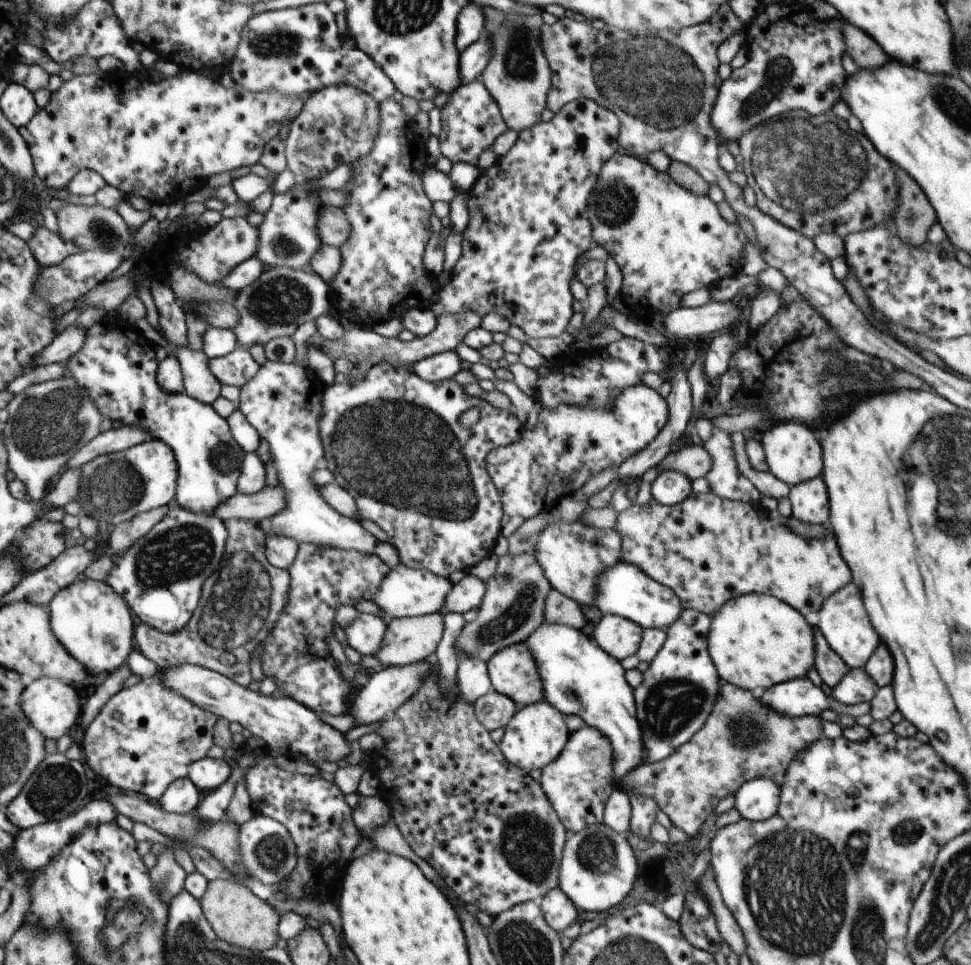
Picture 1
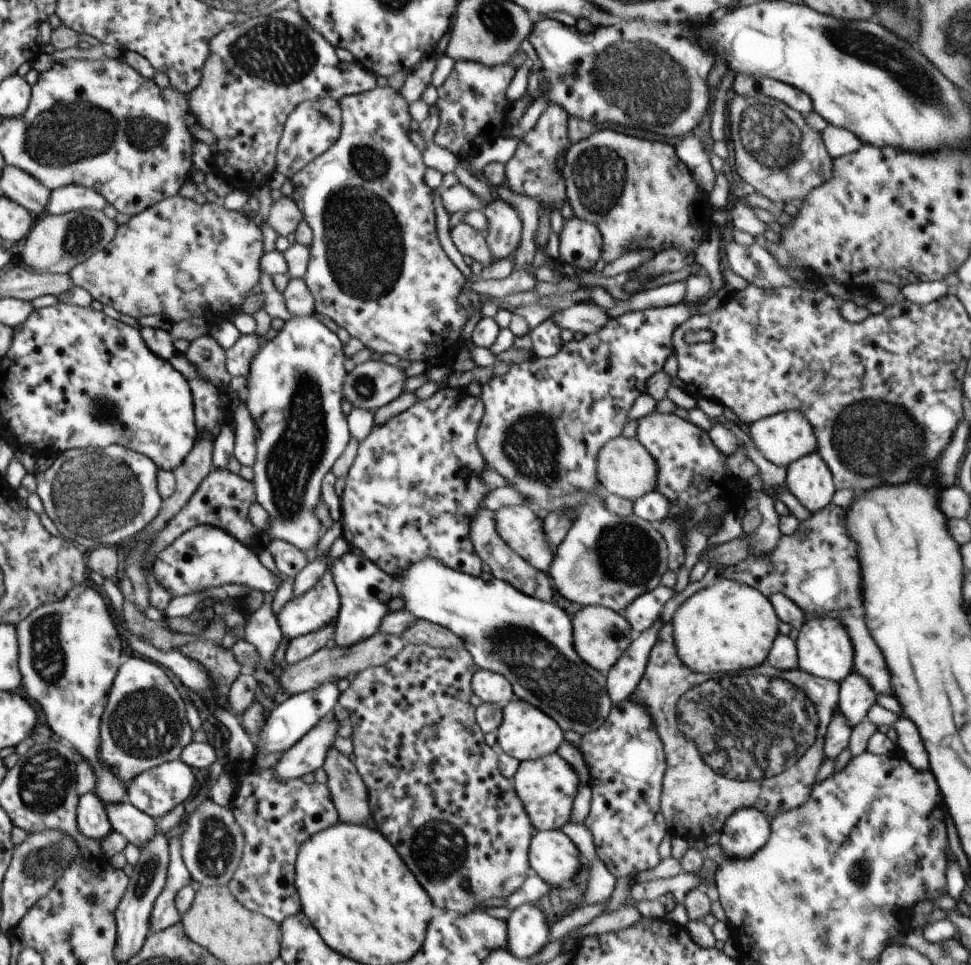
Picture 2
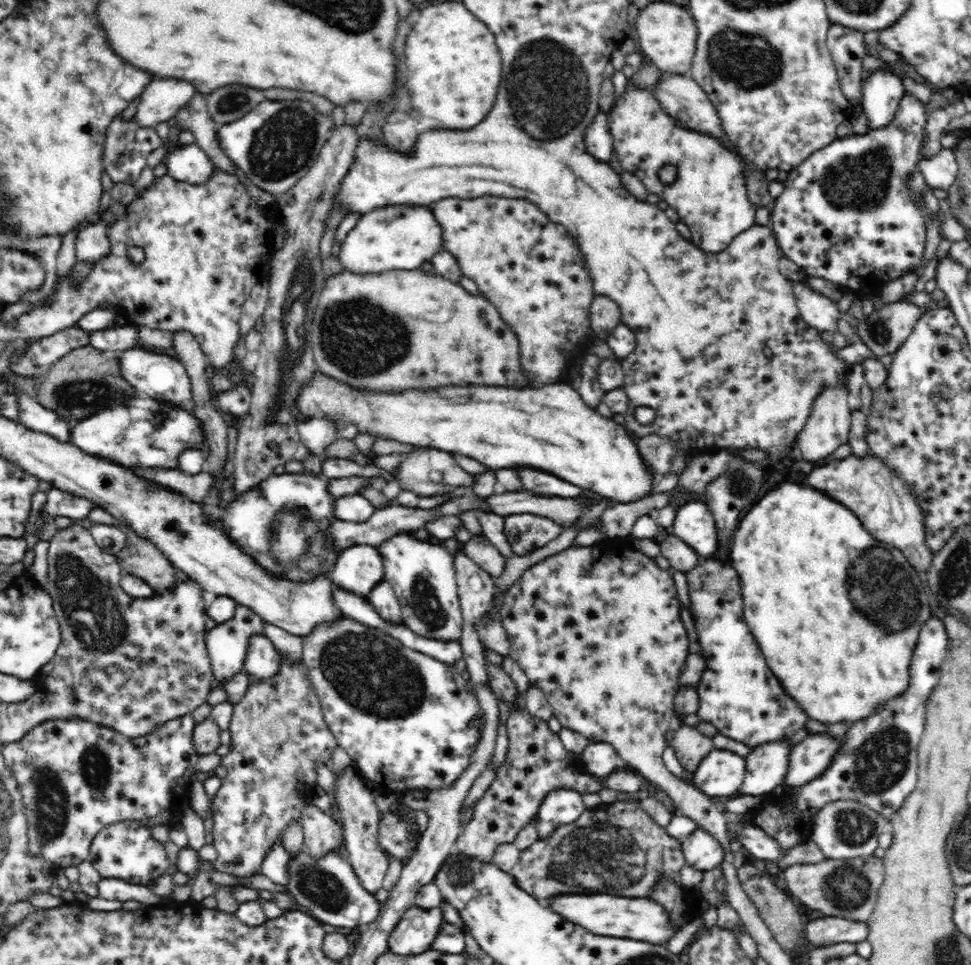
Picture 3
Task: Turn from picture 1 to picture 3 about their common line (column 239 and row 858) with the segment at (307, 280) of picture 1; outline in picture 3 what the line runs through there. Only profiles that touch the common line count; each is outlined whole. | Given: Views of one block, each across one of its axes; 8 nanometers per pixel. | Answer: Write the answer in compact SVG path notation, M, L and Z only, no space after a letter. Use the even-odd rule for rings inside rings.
M301 849L290 856L288 864L288 892L299 905L308 910L308 914L322 924L329 924L333 929L345 927L355 931L370 925L379 918L383 904L363 888L363 884L354 873L348 859L333 851L326 852L320 859L312 858Z

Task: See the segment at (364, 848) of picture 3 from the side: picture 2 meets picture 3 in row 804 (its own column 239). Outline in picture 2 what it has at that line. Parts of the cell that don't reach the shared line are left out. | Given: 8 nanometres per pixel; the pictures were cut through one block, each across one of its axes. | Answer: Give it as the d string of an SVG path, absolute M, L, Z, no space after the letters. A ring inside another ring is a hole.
M258 334L240 335L240 338L225 350L226 368L231 376L247 376L252 359L258 354L262 343Z

